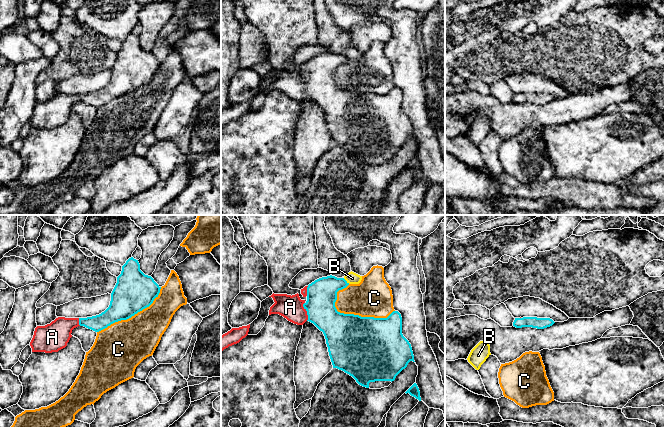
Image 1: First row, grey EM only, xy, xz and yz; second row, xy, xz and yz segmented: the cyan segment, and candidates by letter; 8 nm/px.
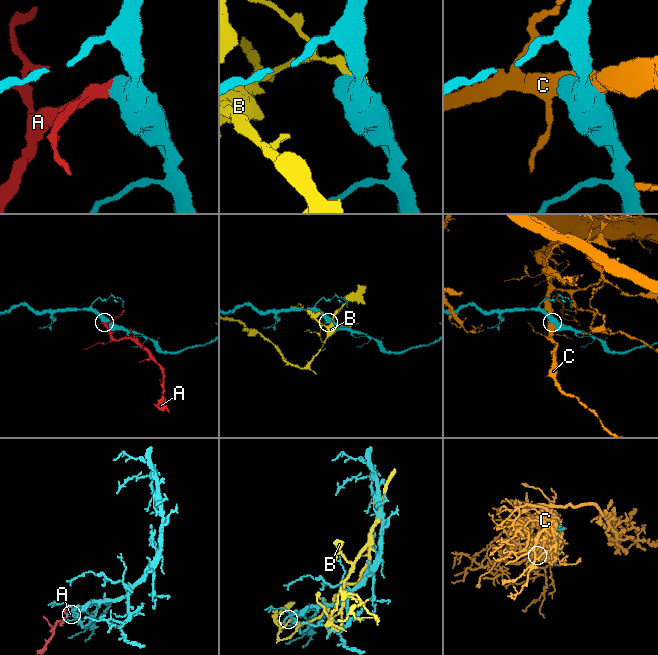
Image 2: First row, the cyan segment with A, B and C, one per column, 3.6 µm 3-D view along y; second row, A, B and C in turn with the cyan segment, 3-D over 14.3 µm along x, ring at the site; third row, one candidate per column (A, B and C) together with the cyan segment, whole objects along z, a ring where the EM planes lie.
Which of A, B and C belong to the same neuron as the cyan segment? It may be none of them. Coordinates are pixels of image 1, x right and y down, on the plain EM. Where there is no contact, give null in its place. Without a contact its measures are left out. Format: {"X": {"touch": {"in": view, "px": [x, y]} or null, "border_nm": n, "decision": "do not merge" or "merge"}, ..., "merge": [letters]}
{"A": {"touch": {"in": "xz", "px": [306, 86]}, "border_nm": 150, "decision": "merge"}, "B": {"touch": {"in": "xz", "px": [345, 56]}, "border_nm": 70, "decision": "do not merge"}, "C": {"touch": {"in": "xz", "px": [357, 91]}, "border_nm": 500, "decision": "do not merge"}, "merge": ["A"]}

